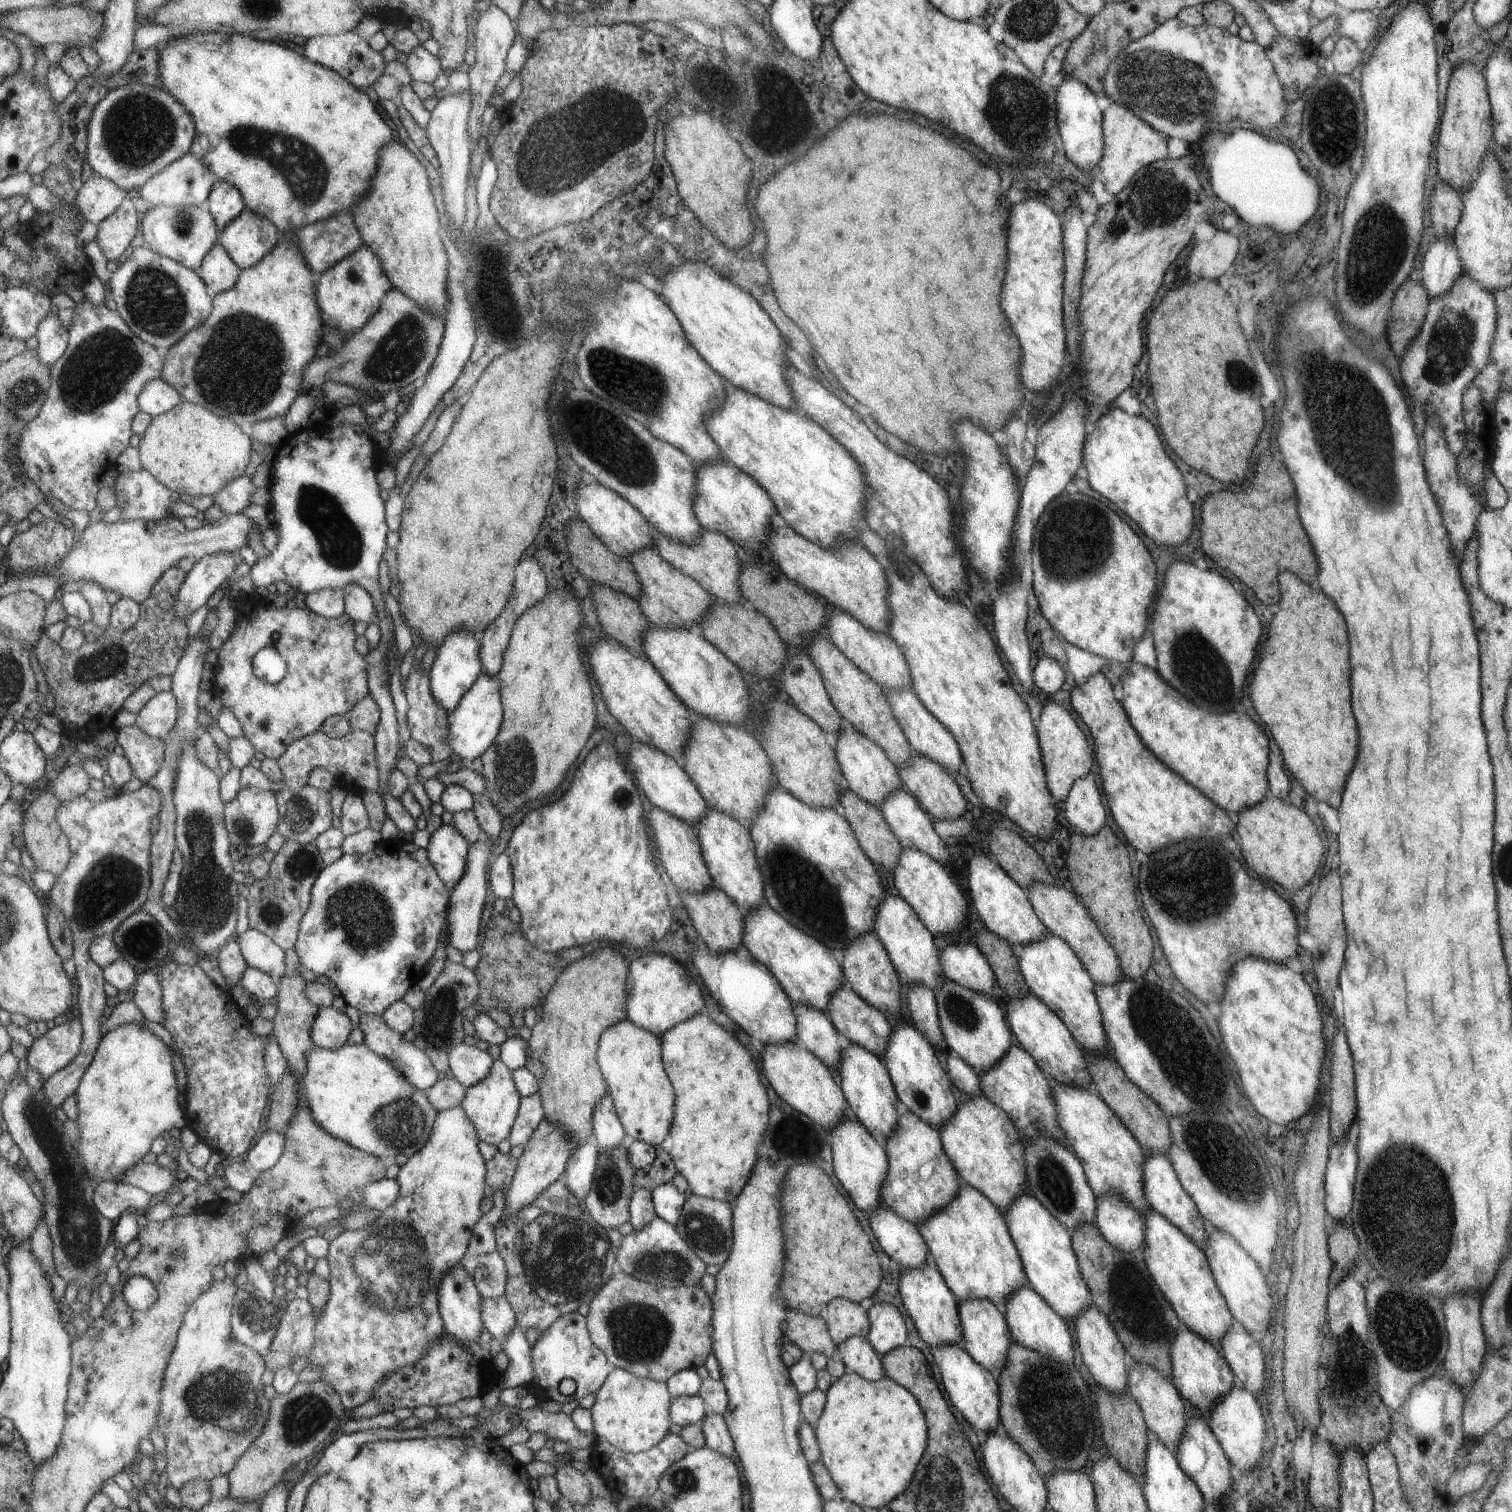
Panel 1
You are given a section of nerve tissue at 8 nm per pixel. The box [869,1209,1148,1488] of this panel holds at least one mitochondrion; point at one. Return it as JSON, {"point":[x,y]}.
{"point":[1114,1283]}

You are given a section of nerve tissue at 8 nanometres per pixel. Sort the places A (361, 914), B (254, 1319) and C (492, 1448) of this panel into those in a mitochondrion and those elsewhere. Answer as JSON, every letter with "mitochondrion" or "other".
{"A":"mitochondrion","B":"mitochondrion","C":"other"}

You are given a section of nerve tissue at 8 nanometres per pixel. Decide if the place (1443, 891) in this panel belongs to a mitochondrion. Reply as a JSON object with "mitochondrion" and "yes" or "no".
{"mitochondrion":"no"}

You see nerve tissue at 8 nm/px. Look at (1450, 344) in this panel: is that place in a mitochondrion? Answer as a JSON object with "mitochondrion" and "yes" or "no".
{"mitochondrion":"yes"}

